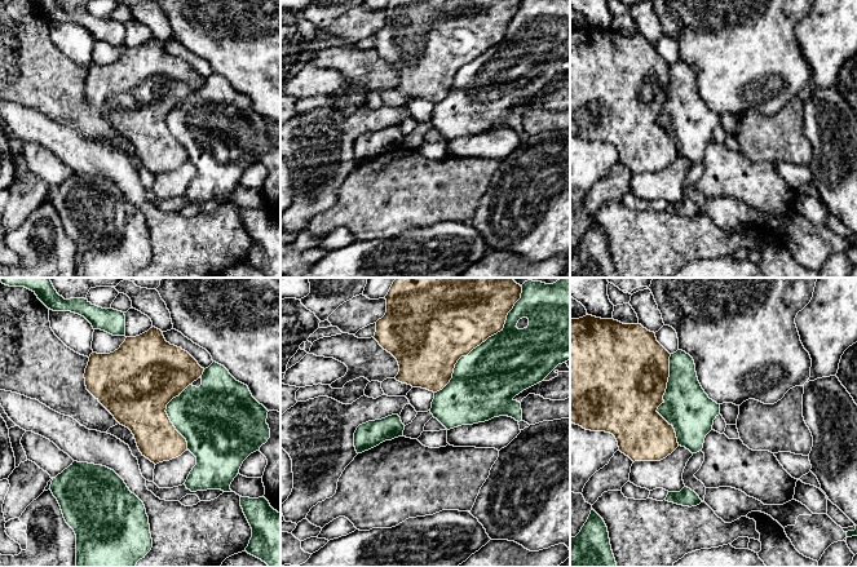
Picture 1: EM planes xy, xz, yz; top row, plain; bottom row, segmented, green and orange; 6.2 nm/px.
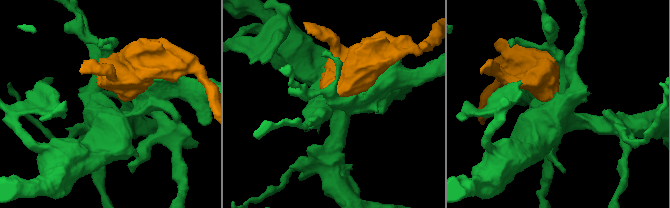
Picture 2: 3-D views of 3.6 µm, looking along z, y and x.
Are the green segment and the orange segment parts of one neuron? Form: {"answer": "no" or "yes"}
{"answer": "no"}

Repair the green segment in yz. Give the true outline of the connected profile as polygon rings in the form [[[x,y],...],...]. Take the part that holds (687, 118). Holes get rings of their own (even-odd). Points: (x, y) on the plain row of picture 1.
[[[682,61],[670,67],[670,88],[663,106],[663,114],[657,123],[673,137],[677,154],[692,164],[702,161],[706,146],[712,141],[714,130],[721,125],[726,136],[735,136],[739,125],[739,116],[733,114],[717,115],[702,99],[693,68]]]

